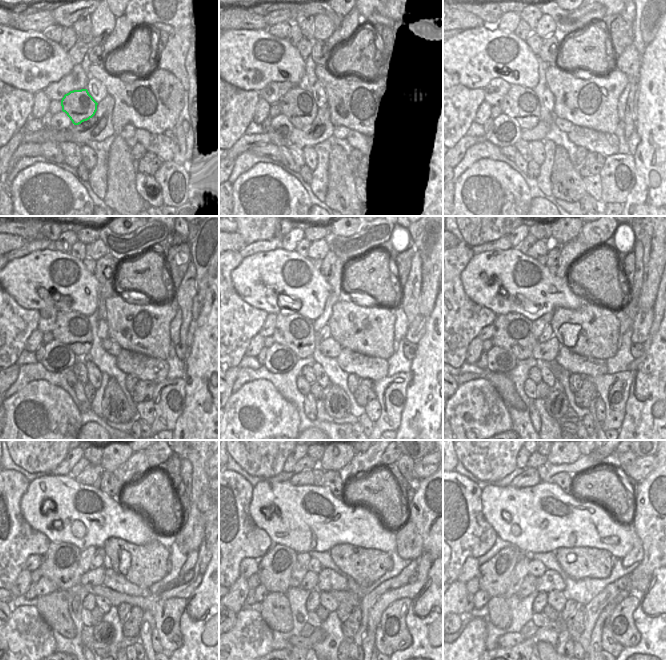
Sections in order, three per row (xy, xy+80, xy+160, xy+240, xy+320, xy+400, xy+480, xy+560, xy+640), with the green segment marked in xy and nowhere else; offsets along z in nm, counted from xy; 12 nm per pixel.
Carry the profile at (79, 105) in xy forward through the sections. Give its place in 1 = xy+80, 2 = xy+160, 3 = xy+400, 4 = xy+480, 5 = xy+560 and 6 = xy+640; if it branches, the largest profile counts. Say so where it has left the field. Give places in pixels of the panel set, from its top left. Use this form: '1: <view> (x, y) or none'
1: xy+80 (299, 105)
2: xy+160 (521, 104)
3: xy+400 (513, 332)
4: xy+480 (59, 564)
5: xy+560 (274, 570)
6: xy+640 (494, 576)

